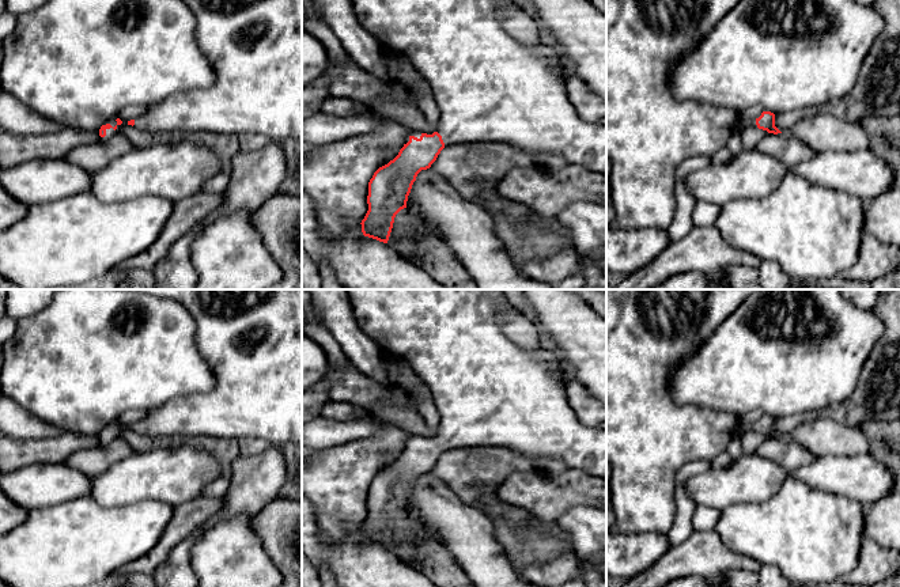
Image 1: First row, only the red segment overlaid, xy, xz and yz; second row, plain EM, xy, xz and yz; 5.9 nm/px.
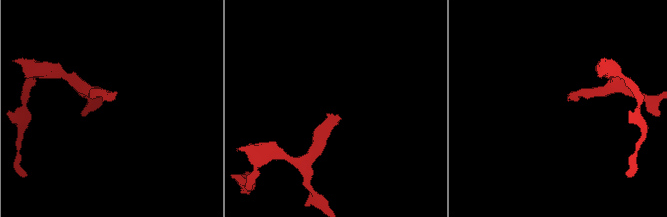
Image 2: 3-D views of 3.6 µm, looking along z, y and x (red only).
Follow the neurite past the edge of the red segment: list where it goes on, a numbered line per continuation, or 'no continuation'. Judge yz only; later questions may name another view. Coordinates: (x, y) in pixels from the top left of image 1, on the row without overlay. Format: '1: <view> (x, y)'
1: yz (649, 332)

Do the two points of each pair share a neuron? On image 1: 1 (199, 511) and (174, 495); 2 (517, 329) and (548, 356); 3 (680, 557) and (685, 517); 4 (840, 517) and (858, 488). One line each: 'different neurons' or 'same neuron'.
1: different neurons
2: same neuron
3: different neurons
4: different neurons

